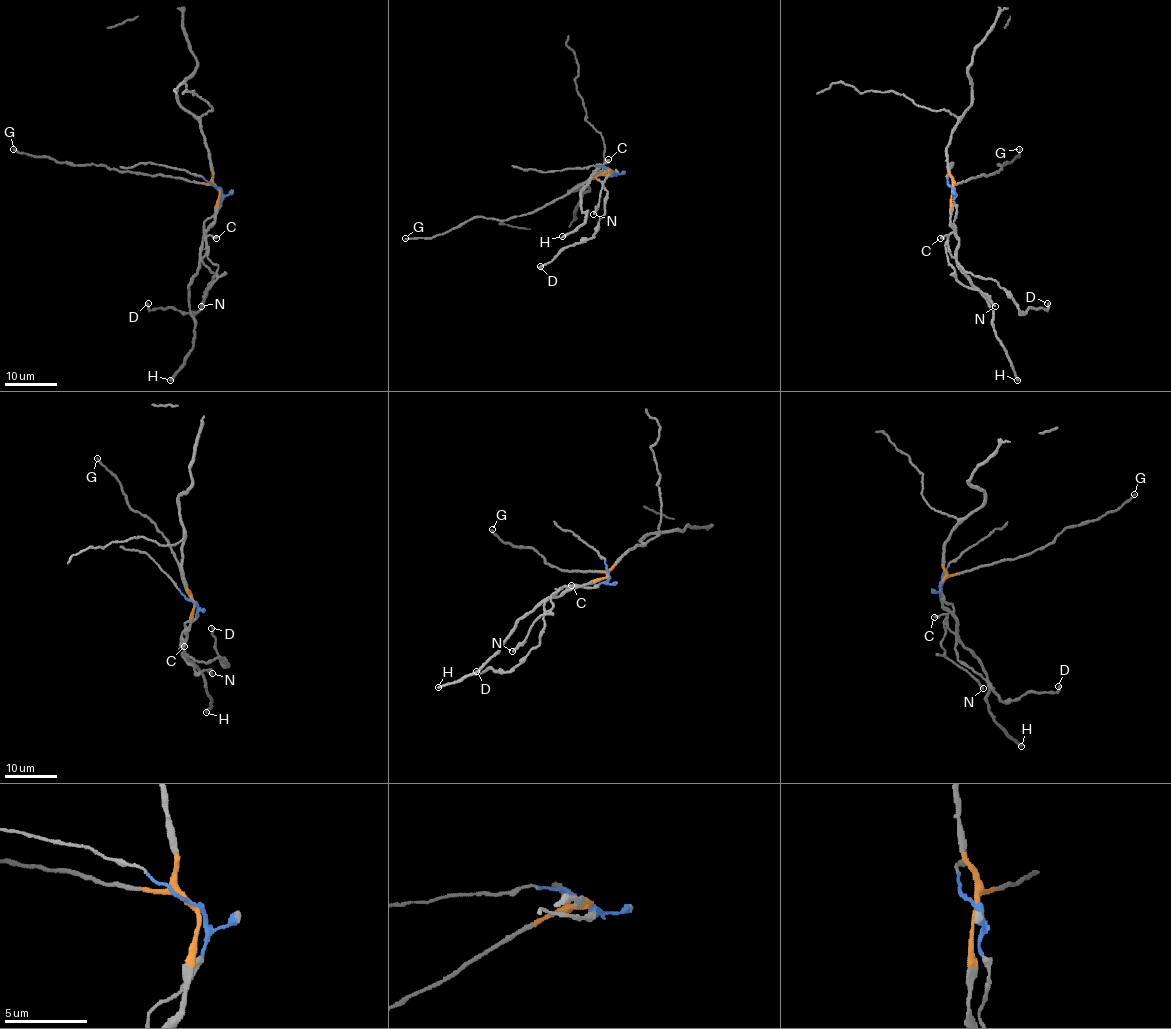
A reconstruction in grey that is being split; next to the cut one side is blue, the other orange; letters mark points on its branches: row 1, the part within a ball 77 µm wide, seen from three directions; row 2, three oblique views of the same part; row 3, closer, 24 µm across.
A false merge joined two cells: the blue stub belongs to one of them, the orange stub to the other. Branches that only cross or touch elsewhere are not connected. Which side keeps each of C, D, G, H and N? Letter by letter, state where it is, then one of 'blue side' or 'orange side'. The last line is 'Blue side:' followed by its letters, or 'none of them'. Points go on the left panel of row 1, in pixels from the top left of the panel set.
C: place (216, 238); blue side
D: place (148, 303); blue side
G: place (13, 149); orange side
H: place (170, 380); orange side
N: place (201, 306); blue side
Blue side: C, D, N

